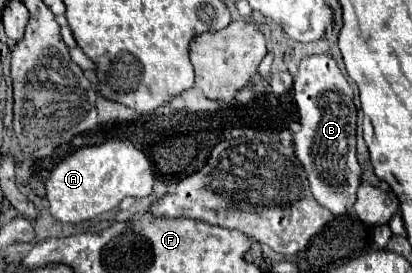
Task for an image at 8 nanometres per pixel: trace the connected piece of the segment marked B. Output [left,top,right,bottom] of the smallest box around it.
[292,55,360,215]

